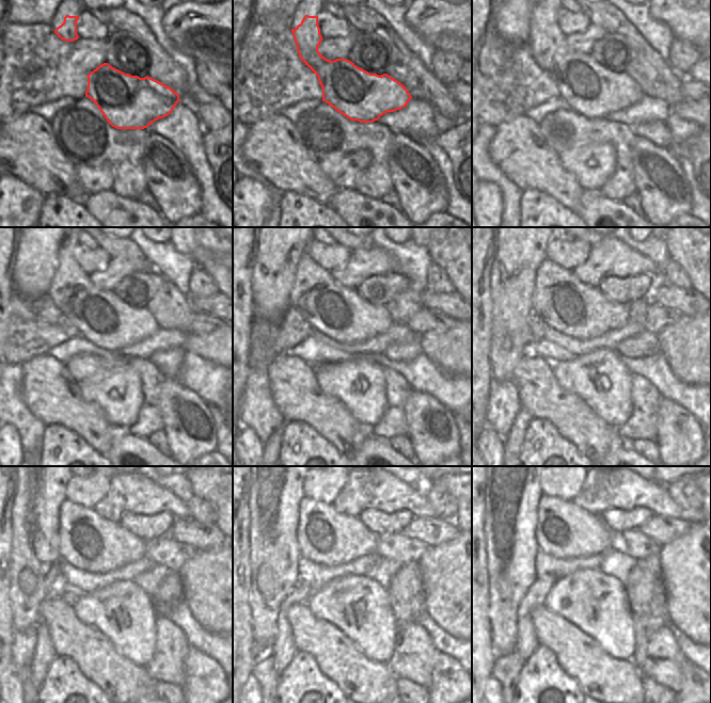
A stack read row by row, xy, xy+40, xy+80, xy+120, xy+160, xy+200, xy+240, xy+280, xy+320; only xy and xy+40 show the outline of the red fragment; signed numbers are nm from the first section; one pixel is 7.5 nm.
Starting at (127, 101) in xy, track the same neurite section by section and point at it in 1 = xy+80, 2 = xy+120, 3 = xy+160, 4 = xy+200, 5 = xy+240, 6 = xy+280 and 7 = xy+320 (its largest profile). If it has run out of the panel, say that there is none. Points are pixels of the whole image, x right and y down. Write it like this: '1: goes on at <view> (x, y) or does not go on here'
1: goes on at xy+80 (587, 88)
2: goes on at xy+120 (101, 318)
3: goes on at xy+160 (337, 312)
4: goes on at xy+200 (566, 304)
5: goes on at xy+240 (89, 542)
6: goes on at xy+280 (325, 537)
7: goes on at xy+320 (564, 529)

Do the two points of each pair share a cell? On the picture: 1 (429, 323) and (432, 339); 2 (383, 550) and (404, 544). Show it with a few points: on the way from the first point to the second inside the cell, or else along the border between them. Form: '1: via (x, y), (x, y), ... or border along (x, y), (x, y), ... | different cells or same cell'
1: border along (456, 324), (444, 331), (426, 331), (421, 334) | different cells
2: via (389, 547), (398, 547) | same cell

